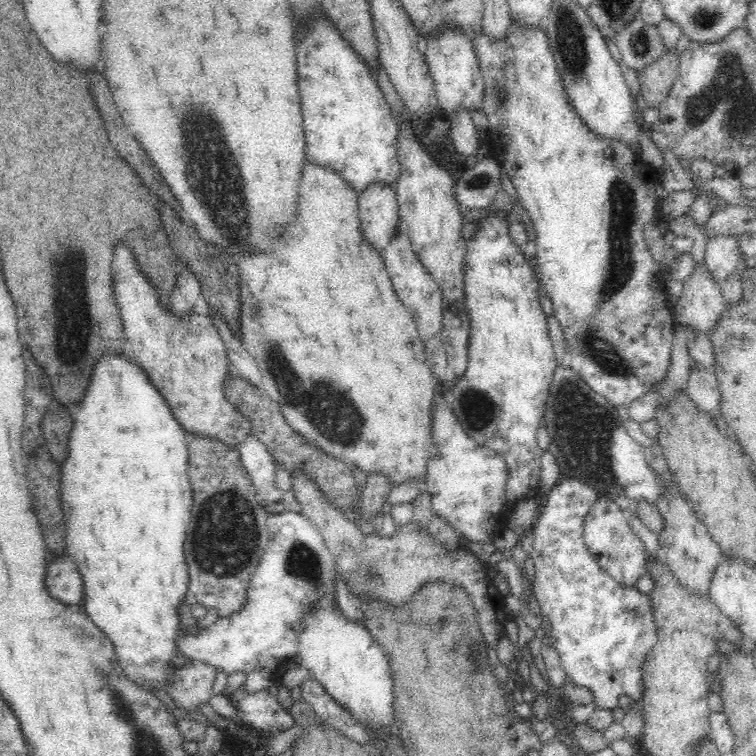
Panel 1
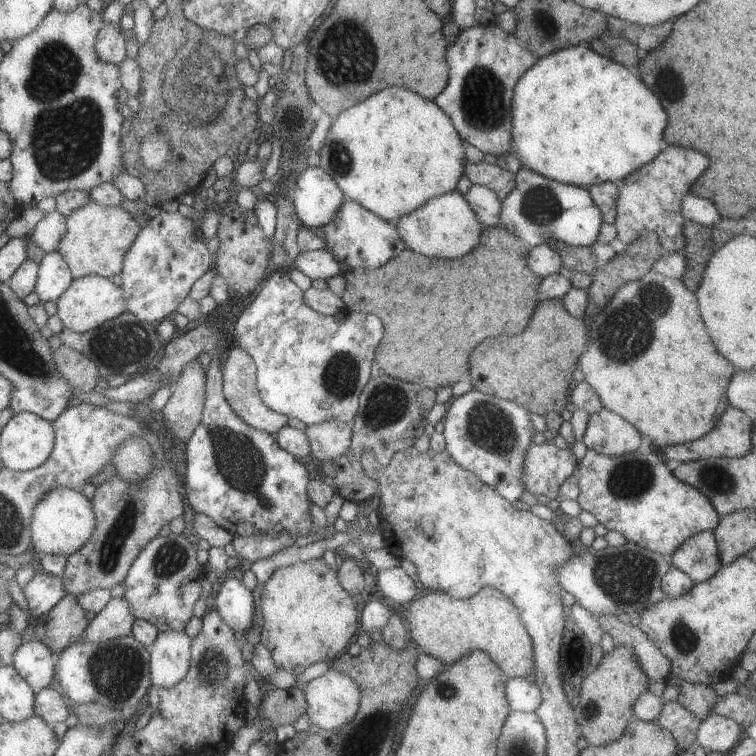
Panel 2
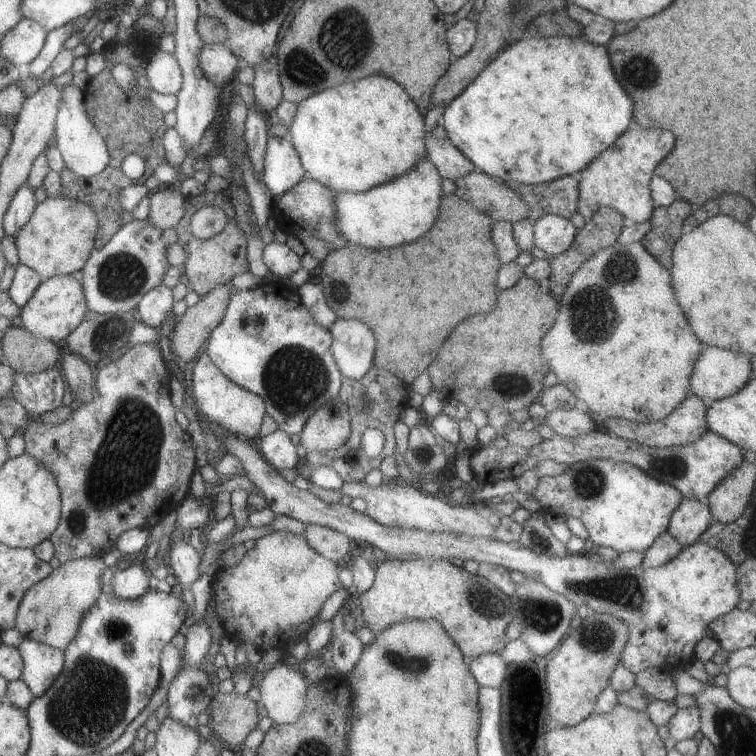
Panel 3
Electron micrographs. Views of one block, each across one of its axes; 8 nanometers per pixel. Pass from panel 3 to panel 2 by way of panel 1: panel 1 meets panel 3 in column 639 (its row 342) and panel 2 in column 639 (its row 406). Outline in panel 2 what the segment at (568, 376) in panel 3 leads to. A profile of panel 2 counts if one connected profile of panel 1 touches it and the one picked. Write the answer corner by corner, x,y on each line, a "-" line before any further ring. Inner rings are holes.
651,268
640,279
621,285
621,288
617,289
609,304
605,308
602,308
600,314
586,319
586,322
589,333
589,344
587,344
587,352
585,354
581,353
576,362
577,368
584,375
583,381
588,384
589,388
596,392
603,407
618,414
623,420
634,426
643,436
649,436
653,448
663,450
665,447
688,443
705,436
705,433
709,432
715,426
722,412
729,407
725,392
727,384
729,384
729,378
733,376
735,370
713,348
713,342
709,340
709,336
705,332
705,326
701,324
701,318
699,318
696,296
683,284
683,281
670,279
661,273
655,272

